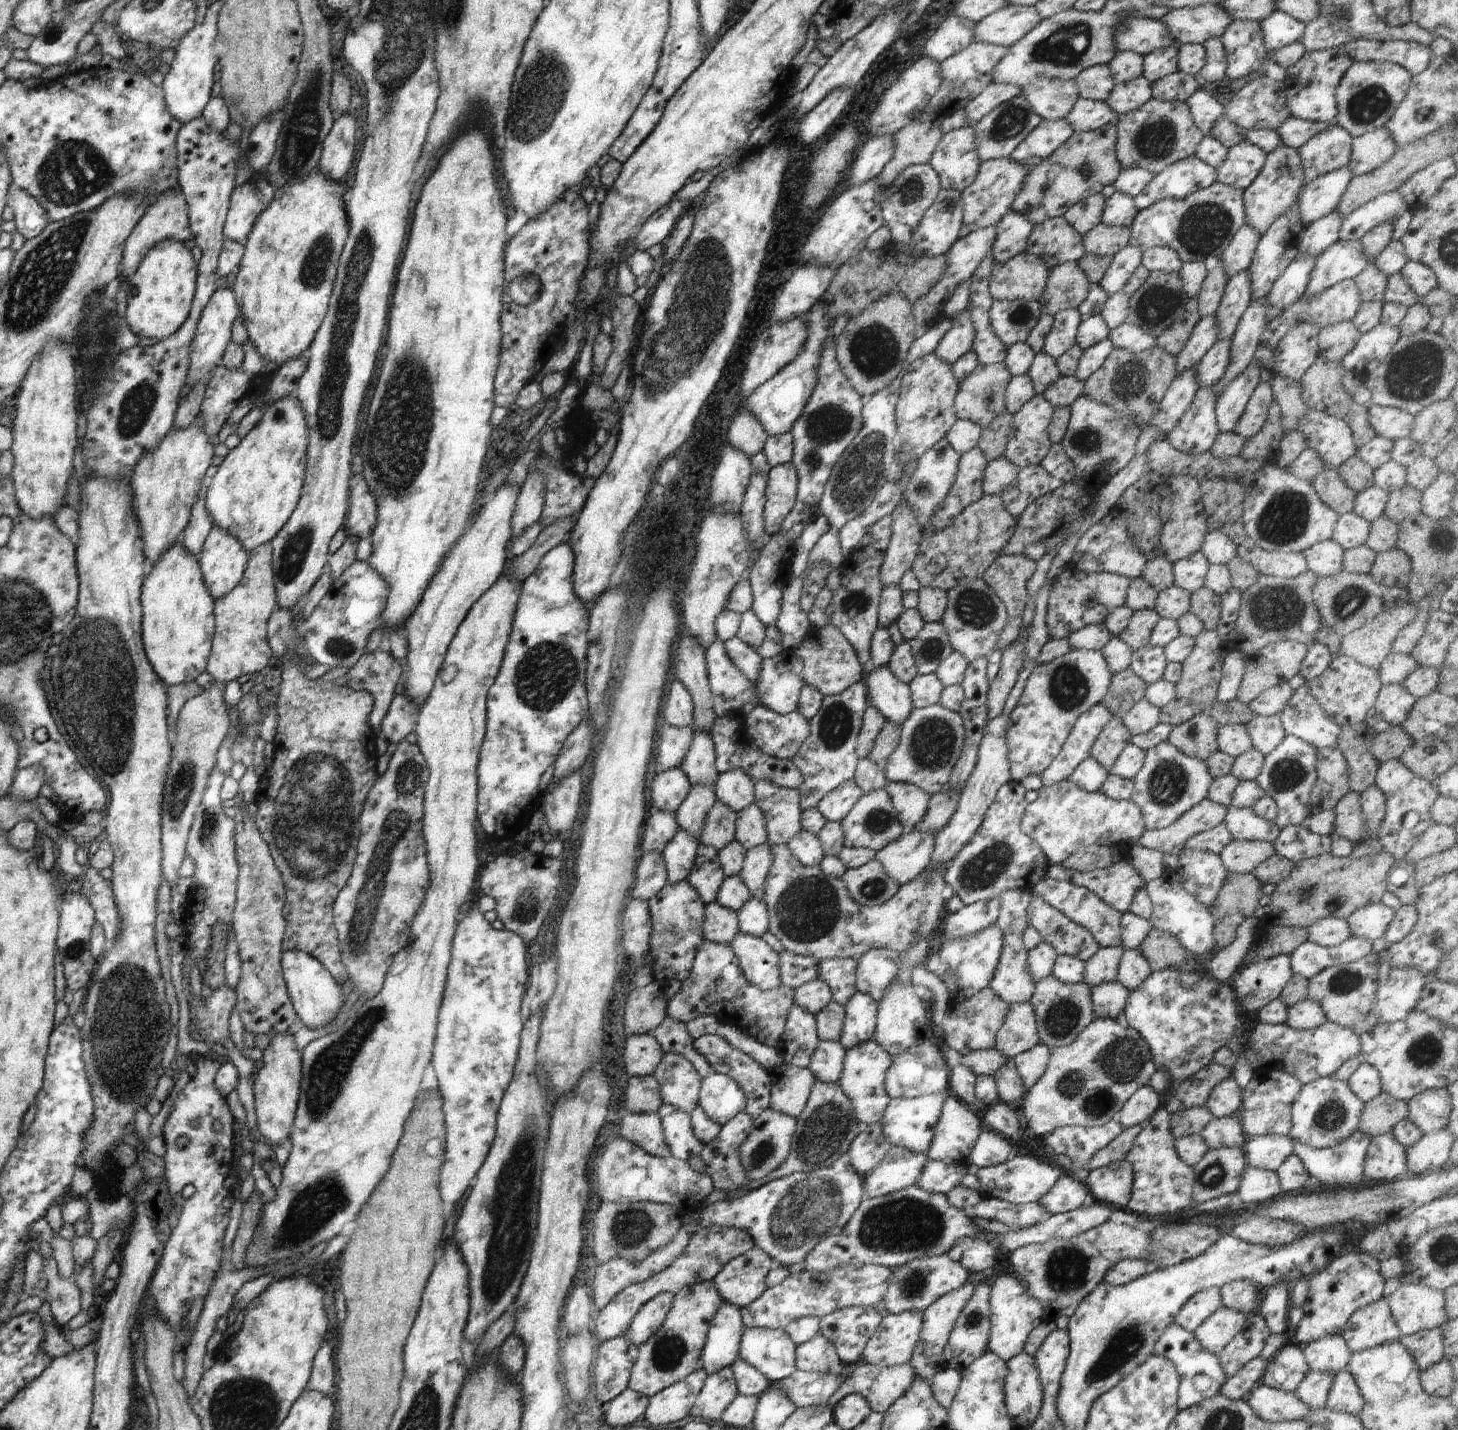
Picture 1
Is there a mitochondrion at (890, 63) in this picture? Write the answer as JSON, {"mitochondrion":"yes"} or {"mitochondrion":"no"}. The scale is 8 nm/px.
{"mitochondrion":"no"}

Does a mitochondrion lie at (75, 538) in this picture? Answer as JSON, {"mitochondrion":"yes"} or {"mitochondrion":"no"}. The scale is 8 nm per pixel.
{"mitochondrion":"no"}

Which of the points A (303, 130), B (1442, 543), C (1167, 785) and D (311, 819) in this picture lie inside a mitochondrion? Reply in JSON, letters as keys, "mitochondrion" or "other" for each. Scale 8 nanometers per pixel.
{"A":"mitochondrion","B":"mitochondrion","C":"mitochondrion","D":"mitochondrion"}

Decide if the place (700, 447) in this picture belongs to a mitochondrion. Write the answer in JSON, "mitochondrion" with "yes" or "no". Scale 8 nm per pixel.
{"mitochondrion":"no"}

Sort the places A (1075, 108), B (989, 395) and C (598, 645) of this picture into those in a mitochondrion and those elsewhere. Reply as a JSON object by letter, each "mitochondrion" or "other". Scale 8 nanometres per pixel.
{"A":"other","B":"mitochondrion","C":"mitochondrion"}

